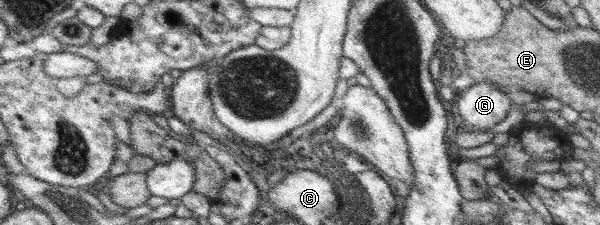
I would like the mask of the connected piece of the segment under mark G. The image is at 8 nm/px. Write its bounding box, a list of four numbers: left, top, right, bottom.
[454,82,511,132]

